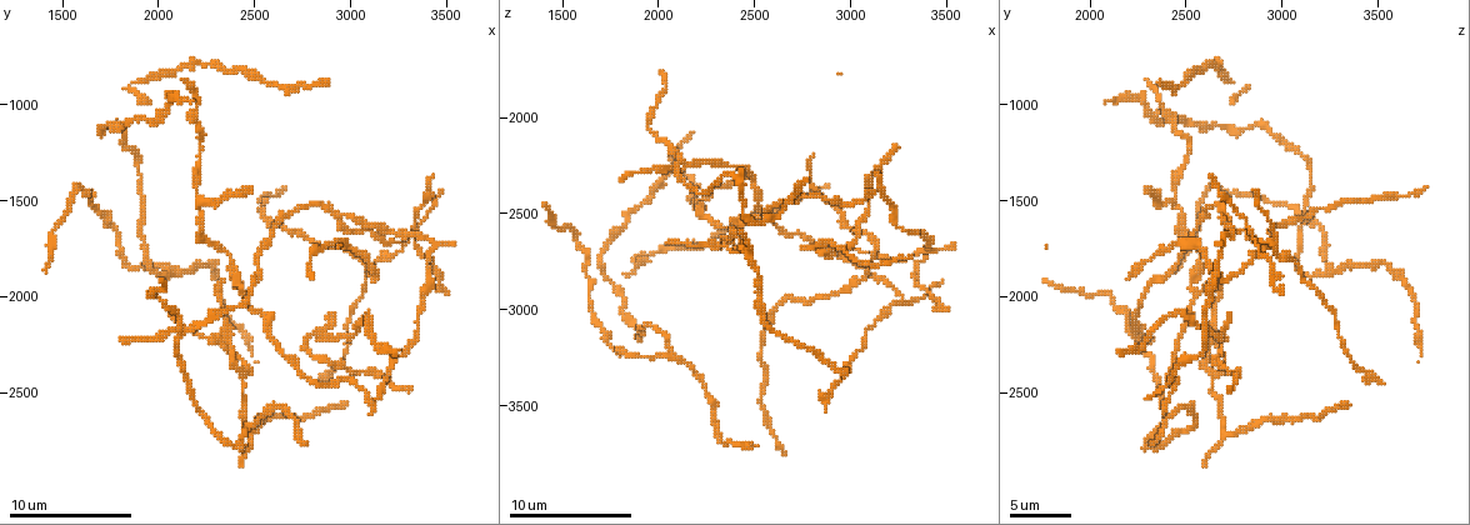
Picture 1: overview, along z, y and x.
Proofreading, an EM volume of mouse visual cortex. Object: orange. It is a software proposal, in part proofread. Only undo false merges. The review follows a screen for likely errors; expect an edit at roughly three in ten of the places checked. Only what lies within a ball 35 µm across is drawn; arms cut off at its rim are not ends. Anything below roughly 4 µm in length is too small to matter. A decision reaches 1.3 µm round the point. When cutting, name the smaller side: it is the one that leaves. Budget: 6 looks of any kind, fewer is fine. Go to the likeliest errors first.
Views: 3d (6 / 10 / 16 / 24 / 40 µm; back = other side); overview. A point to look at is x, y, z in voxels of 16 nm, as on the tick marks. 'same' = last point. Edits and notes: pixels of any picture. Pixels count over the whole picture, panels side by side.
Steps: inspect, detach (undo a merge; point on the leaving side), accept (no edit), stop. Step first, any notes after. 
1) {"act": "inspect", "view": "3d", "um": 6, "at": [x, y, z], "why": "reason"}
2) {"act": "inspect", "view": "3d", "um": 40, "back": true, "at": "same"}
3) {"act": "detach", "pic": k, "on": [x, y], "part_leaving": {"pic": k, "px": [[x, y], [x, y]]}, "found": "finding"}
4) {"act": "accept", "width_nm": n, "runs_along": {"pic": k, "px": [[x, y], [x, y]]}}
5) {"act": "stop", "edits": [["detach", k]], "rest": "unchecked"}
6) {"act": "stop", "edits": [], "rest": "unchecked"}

{"act": "inspect", "view": "3d", "um": 10, "at": [2110, 2180, 2240], "why": "looks like a crossing"}

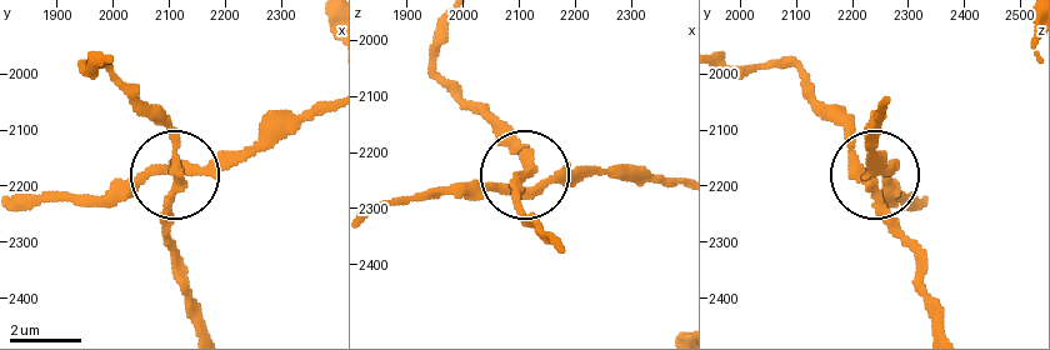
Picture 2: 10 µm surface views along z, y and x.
{"act": "inspect", "view": "3d", "um": 6, "at": [2110, 2190, 2235]}

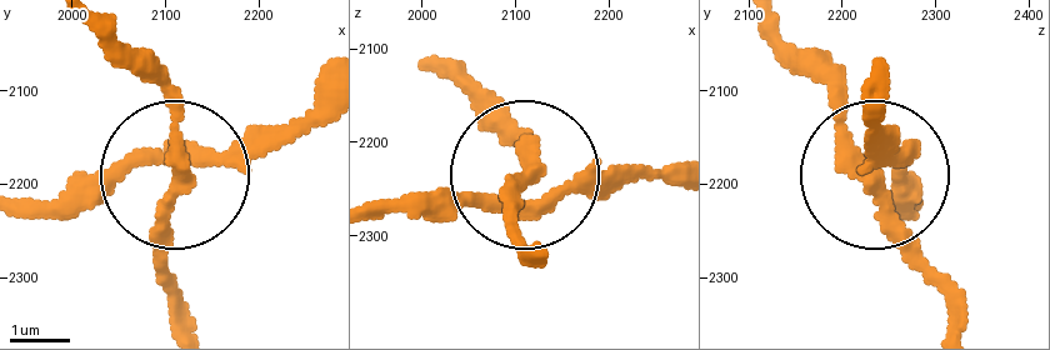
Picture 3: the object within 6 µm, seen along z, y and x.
{"act": "accept", "width_nm": 270, "runs_along": {"pic": 3, "px": [[669, 183], [534, 183], [504, 108]]}, "found": "continuous, no second cell"}

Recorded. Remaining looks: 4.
{"act": "inspect", "view": "3d", "um": 16, "at": [2210, 1480, 2450], "why": "three-way junction"}

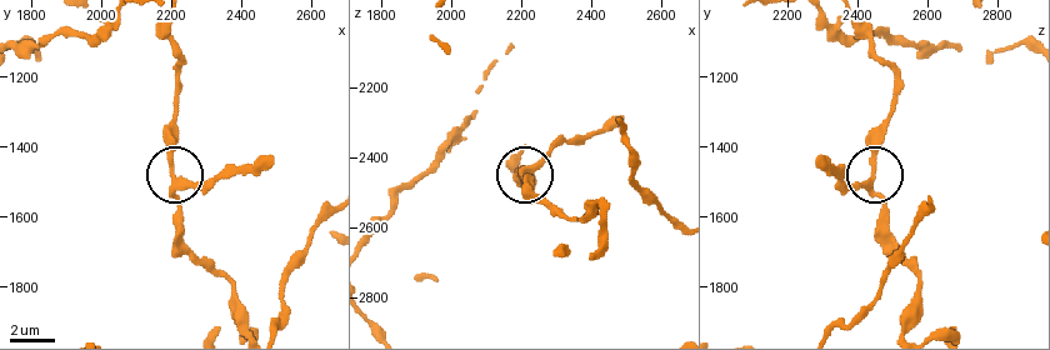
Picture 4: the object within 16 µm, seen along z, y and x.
{"act": "inspect", "view": "3d", "um": 16, "back": true, "at": [2210, 1480, 2440]}

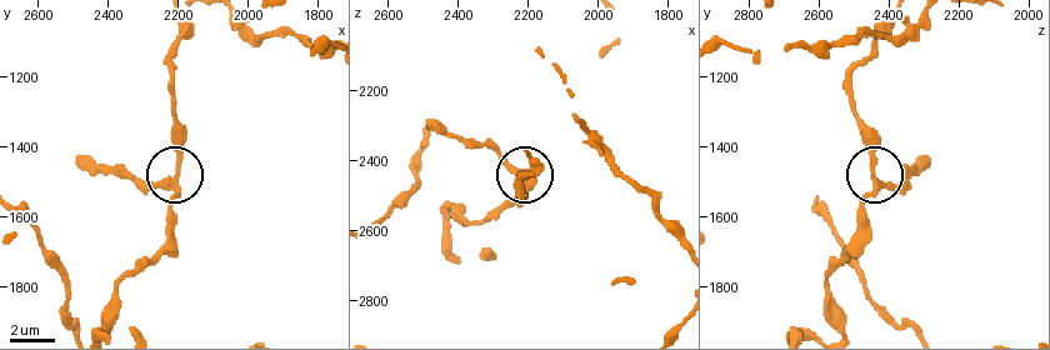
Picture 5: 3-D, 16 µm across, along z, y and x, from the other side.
{"act": "accept", "arms": 3, "found": "one cell here"}

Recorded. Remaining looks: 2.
{"act": "inspect", "view": "3d", "um": 10, "at": [2070, 1850, 3250], "why": "arms part here"}

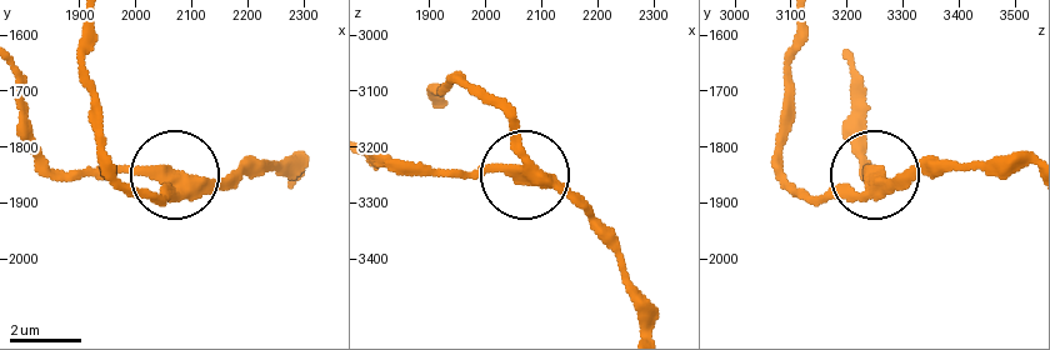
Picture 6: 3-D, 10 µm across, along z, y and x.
{"act": "accept", "arms": 3, "found": "one cell here"}

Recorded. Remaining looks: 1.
{"act": "stop", "edits": [], "rest": "unchecked"}

